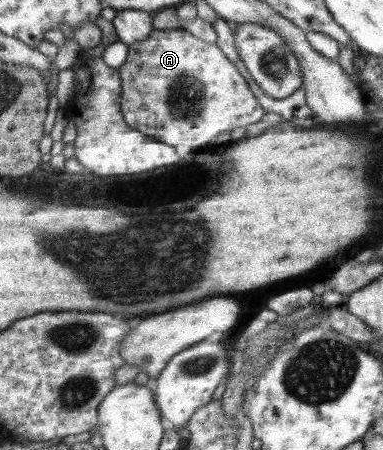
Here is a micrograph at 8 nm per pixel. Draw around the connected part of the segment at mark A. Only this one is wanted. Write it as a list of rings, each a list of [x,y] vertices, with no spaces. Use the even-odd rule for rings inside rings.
[[[179,27],[153,29],[146,39],[132,43],[129,48],[128,61],[119,67],[123,79],[121,106],[127,122],[158,143],[170,144],[170,147],[188,145],[190,149],[211,147],[210,141],[218,133],[256,123],[265,114],[244,75],[215,43],[208,43]]]

